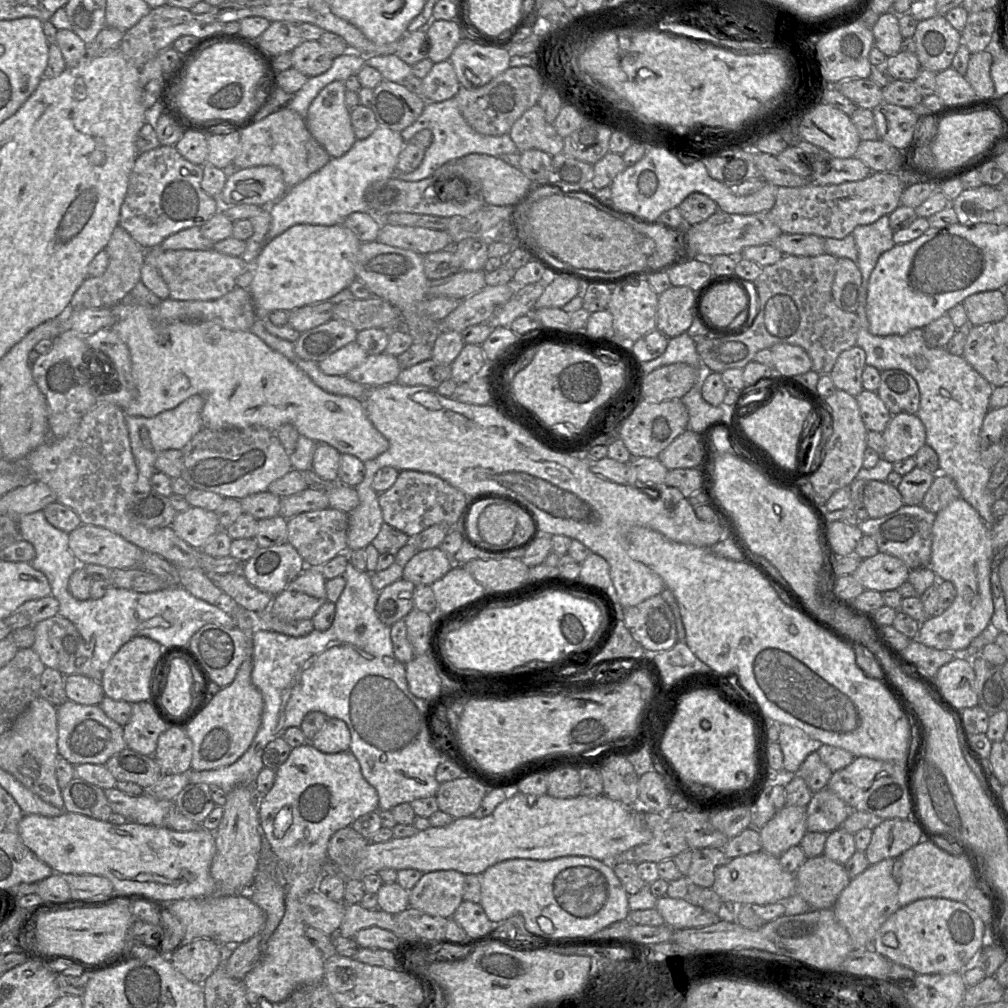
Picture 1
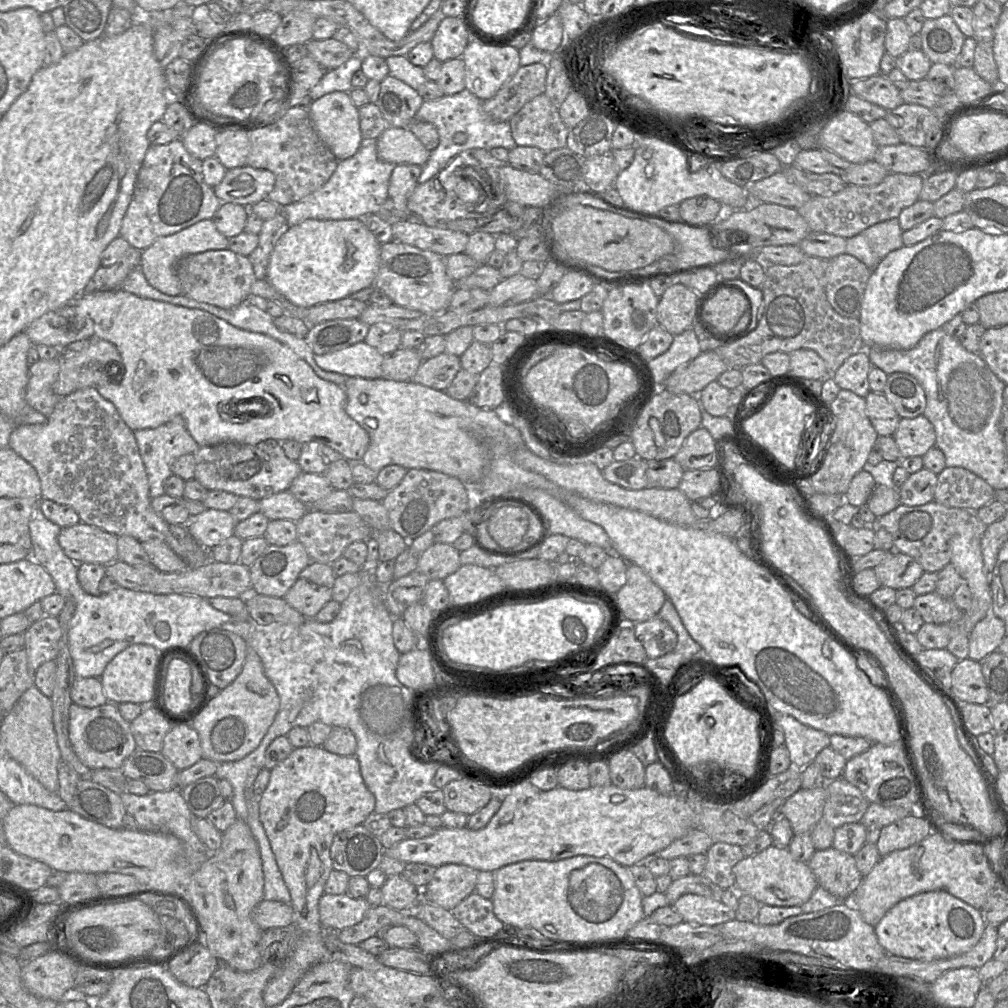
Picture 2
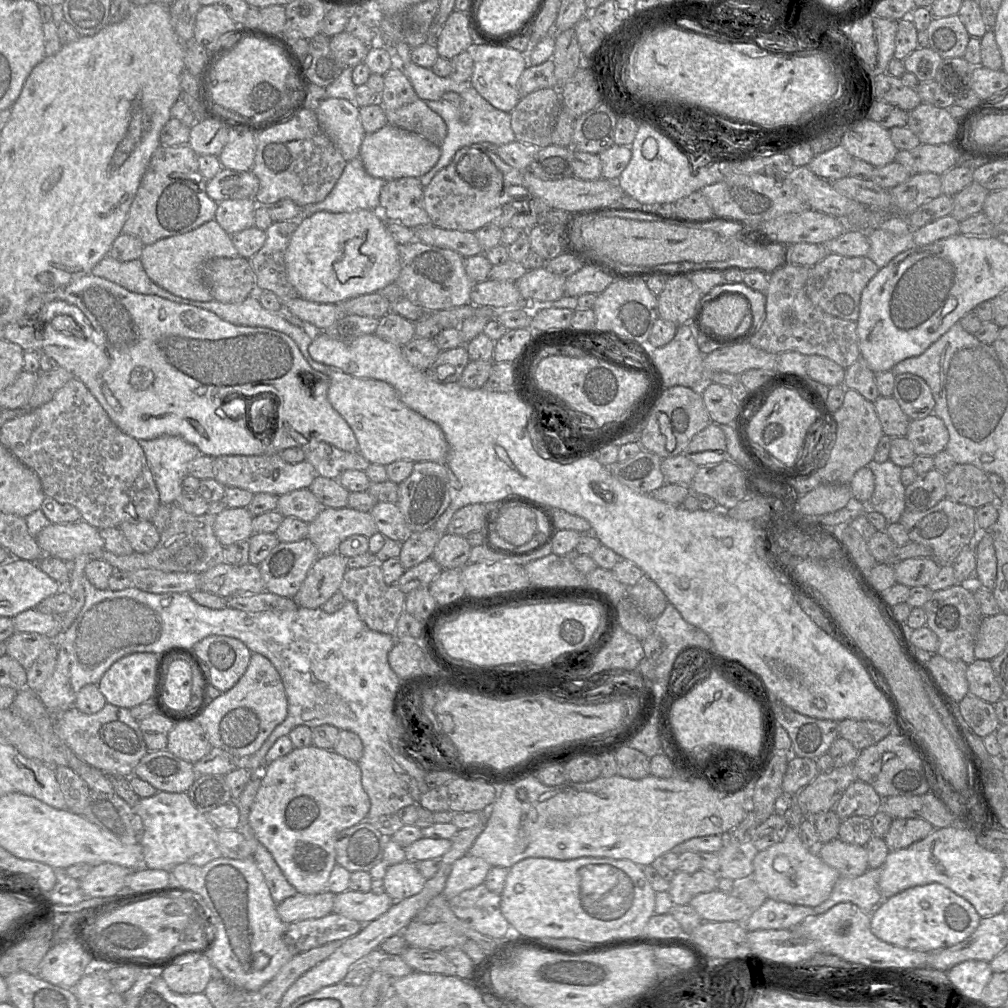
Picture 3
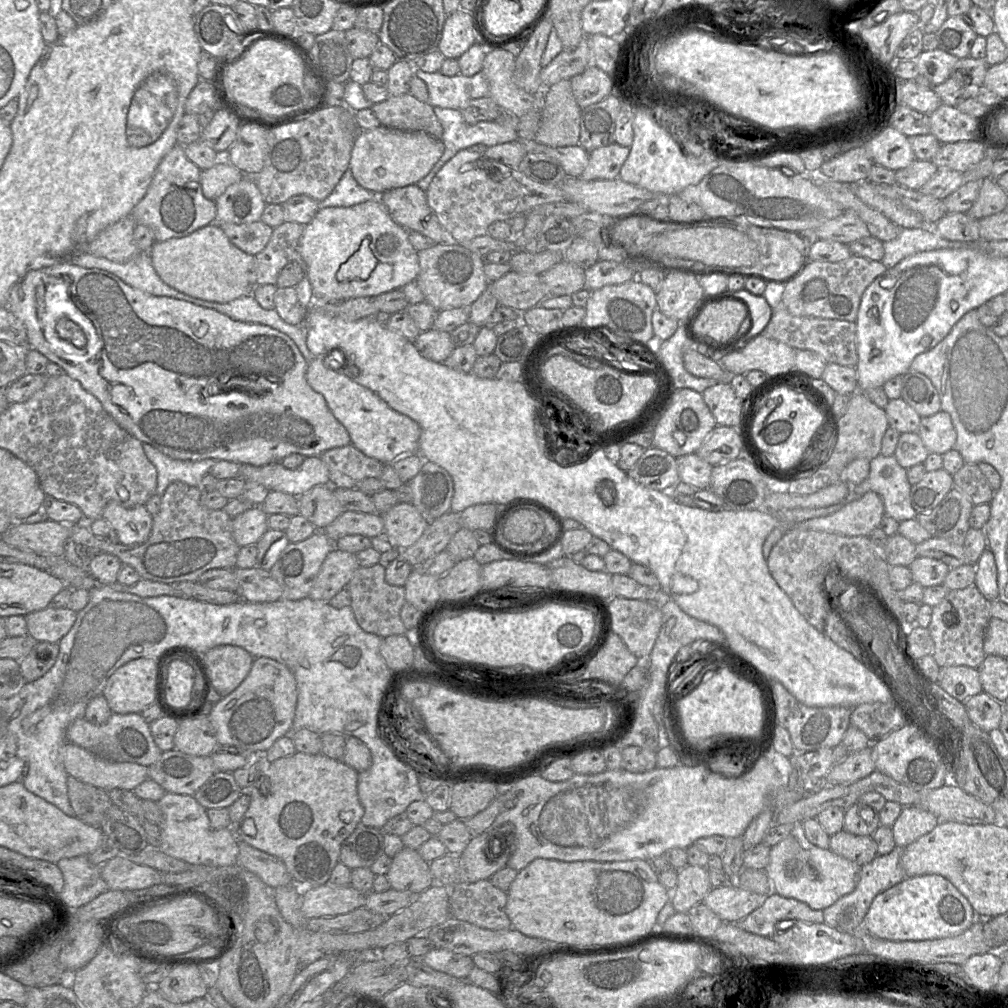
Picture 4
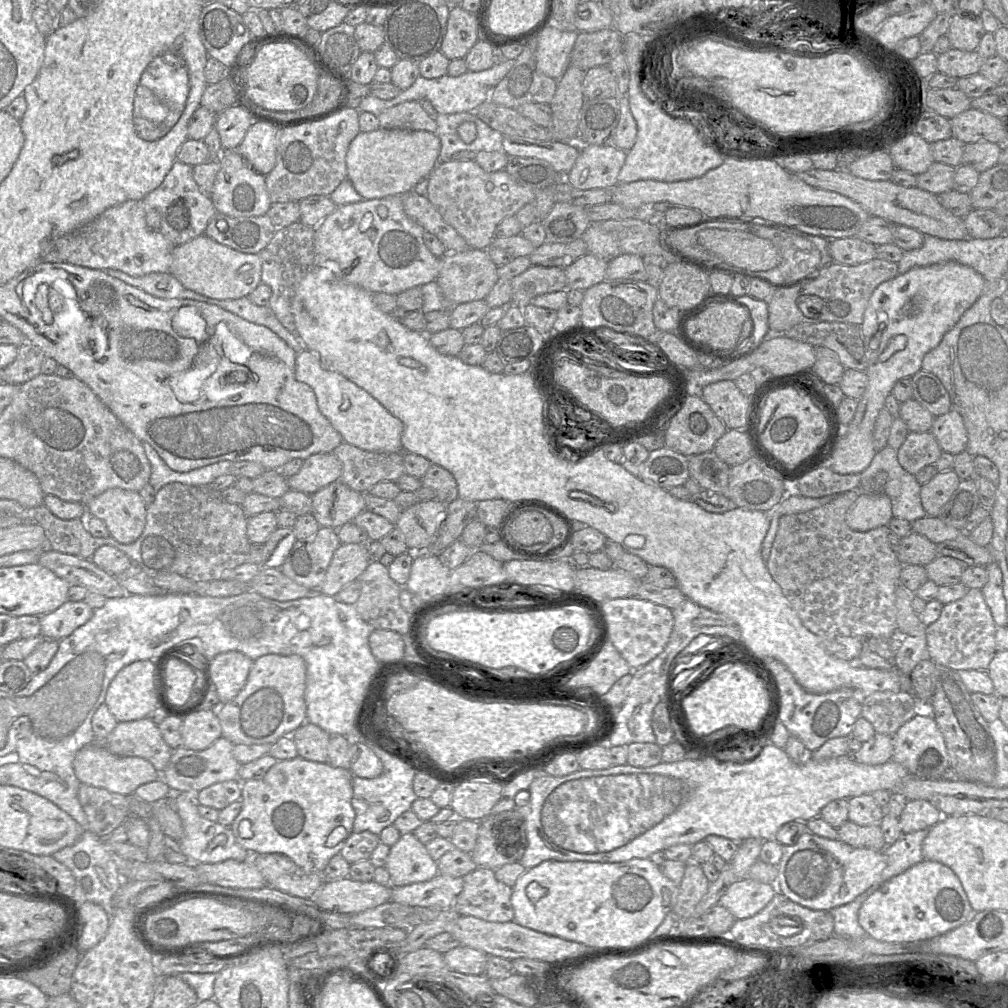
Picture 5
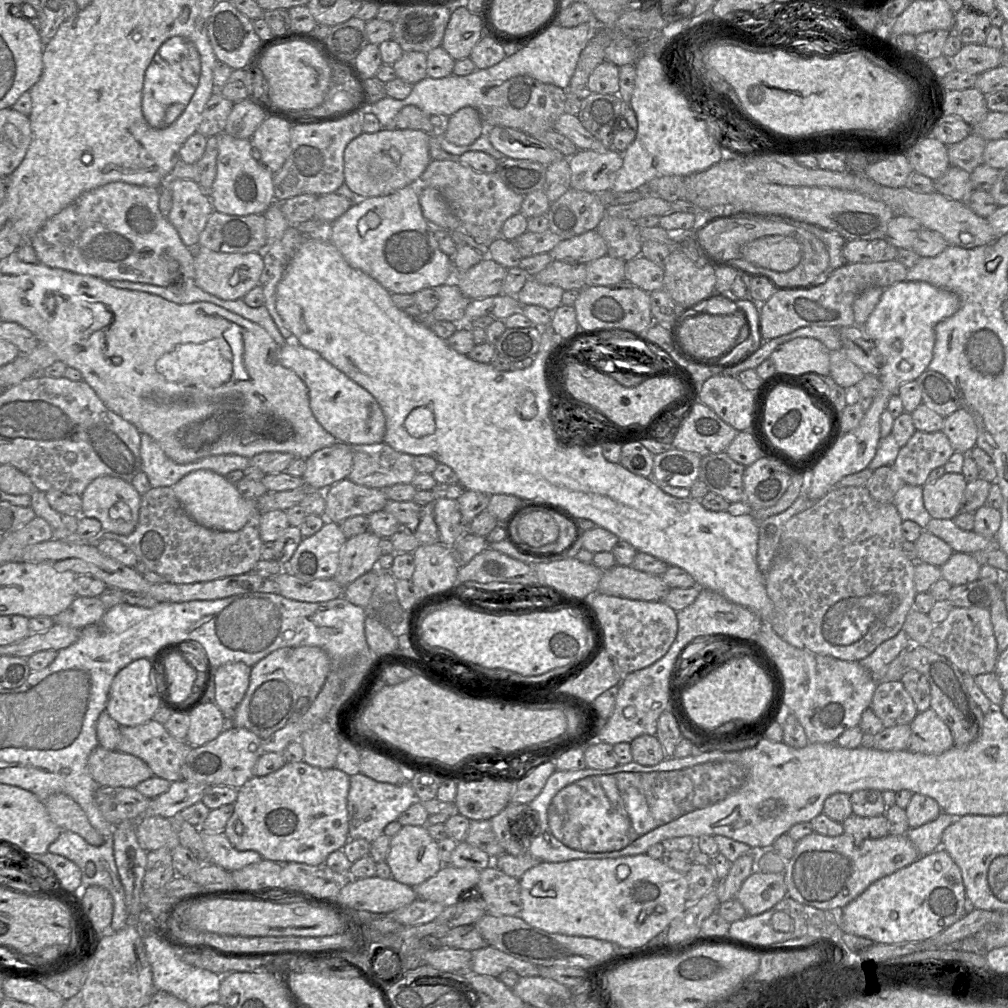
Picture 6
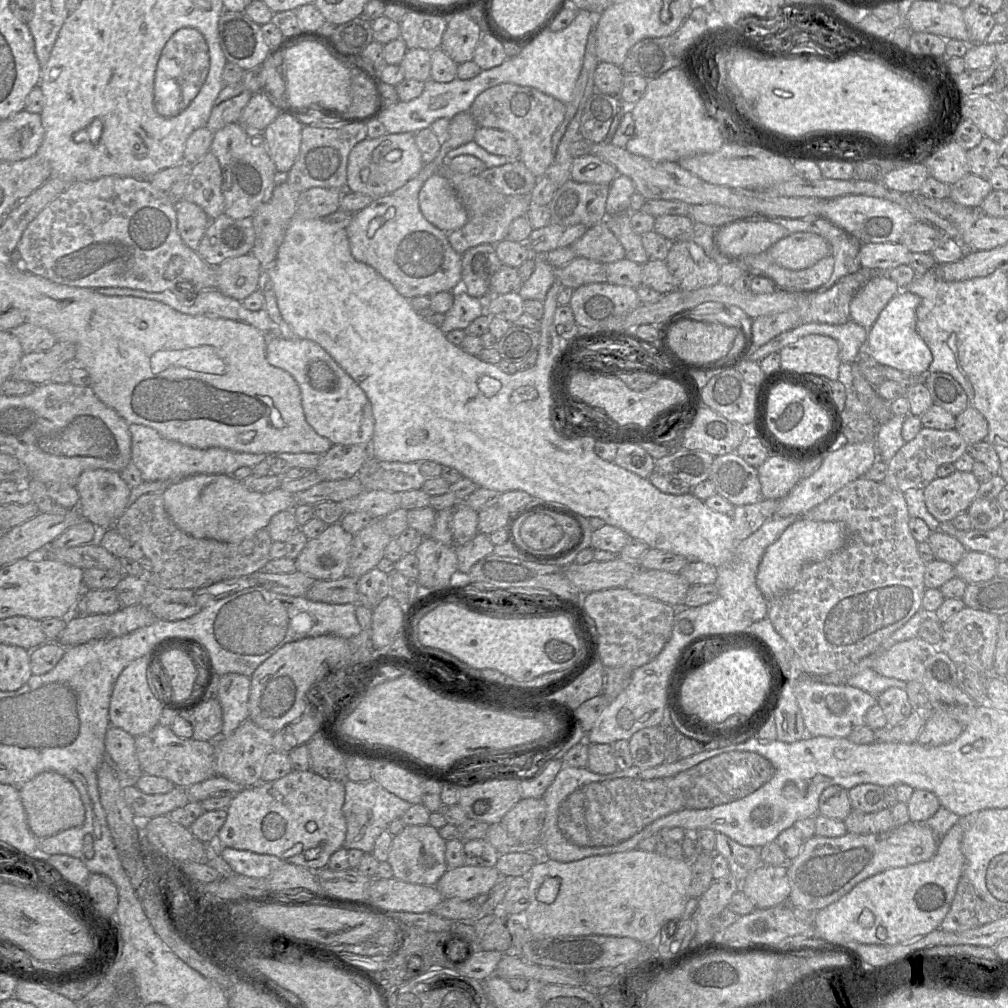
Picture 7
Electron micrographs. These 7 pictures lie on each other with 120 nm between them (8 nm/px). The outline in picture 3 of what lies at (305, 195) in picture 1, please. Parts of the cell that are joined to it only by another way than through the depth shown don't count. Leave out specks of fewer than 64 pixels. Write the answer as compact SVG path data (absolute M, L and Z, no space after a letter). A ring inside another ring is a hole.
M355 157L347 162L341 176L323 201L303 207L303 216L318 211L344 213L359 209L377 210L380 191L386 182L369 175L361 159Z

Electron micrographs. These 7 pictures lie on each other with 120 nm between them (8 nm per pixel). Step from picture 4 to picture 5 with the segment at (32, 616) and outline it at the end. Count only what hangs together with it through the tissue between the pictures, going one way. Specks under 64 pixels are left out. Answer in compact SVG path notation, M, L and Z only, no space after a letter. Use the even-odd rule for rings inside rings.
M67 600L56 610L40 617L40 635L46 639L61 640L88 622L93 614L94 609L84 600Z

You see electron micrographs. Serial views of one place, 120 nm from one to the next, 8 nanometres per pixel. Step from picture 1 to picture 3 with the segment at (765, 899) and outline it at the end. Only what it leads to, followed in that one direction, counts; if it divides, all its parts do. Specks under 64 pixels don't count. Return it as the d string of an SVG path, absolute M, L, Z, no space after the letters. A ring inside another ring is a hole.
M796 795L791 796L791 806L784 816L787 828L781 841L757 853L753 860L752 877L768 898L814 908L829 897L840 875L818 855L811 854L801 842L799 827L804 820L804 812Z

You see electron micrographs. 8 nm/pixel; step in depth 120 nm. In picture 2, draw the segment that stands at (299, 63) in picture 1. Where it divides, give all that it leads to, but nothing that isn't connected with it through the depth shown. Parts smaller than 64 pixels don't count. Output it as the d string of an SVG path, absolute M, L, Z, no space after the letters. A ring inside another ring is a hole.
M333 37L325 40L311 39L305 45L308 54L325 70L339 67L354 55L354 52L346 44Z

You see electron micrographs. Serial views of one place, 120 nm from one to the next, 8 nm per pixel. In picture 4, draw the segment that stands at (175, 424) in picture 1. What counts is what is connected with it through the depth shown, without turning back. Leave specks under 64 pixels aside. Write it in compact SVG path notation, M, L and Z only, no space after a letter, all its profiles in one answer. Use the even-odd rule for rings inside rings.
M143 444L143 450L157 470L156 494L161 497L168 485L174 481L182 481L191 486L198 486L203 477L219 461L215 459L200 461L176 460L148 444Z

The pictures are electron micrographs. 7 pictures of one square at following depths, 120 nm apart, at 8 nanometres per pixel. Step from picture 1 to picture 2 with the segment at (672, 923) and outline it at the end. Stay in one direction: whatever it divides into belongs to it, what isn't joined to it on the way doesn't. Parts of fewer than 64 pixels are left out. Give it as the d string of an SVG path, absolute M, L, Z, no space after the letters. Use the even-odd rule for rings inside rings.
M695 894L682 895L672 906L684 922L717 926L736 919L736 911L721 901Z

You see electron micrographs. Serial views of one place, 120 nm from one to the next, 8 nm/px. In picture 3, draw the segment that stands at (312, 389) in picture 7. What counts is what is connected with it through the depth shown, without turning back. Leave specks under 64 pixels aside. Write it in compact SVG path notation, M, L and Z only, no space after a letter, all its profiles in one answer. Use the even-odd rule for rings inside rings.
M331 369L328 378L327 398L353 430L358 452L371 464L386 467L398 460L445 463L449 445L442 429L406 406L390 384L376 379L357 378L340 369Z

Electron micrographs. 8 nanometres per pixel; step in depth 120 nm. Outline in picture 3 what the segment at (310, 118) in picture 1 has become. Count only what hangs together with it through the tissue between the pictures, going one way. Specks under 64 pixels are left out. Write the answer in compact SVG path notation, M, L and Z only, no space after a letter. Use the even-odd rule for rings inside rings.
M326 98L315 110L319 125L348 162L359 156L366 132L359 107L343 98Z

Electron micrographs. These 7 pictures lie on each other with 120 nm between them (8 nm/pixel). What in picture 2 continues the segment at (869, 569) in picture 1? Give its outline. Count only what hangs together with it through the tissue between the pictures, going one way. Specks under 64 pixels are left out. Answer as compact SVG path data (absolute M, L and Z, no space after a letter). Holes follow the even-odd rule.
M892 550L874 571L882 586L895 590L912 588L923 575L923 567L911 556Z

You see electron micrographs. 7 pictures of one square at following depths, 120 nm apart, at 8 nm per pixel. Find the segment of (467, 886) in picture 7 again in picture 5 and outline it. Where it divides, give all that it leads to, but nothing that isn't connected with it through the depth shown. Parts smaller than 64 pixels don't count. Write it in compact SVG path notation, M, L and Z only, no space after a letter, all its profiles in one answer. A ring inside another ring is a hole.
M437 874L430 880L404 886L392 886L391 901L426 908L453 908L456 897L463 889L463 878Z

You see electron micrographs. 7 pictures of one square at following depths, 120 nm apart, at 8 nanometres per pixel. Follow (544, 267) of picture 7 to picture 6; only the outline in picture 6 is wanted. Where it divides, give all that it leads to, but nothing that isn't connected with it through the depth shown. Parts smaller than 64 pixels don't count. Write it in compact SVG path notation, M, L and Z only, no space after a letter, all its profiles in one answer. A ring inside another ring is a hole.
M528 276L522 289L516 294L521 305L537 305L549 311L555 311L561 304L564 290L554 285L539 283L534 276Z

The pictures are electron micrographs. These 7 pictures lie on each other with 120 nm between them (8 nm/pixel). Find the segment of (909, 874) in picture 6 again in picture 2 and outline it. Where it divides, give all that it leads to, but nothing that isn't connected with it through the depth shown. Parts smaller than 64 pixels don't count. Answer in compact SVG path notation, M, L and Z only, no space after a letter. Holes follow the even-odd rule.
M936 890L899 901L874 926L874 932L887 954L932 961L972 949L982 937L986 924L980 910L946 891Z

